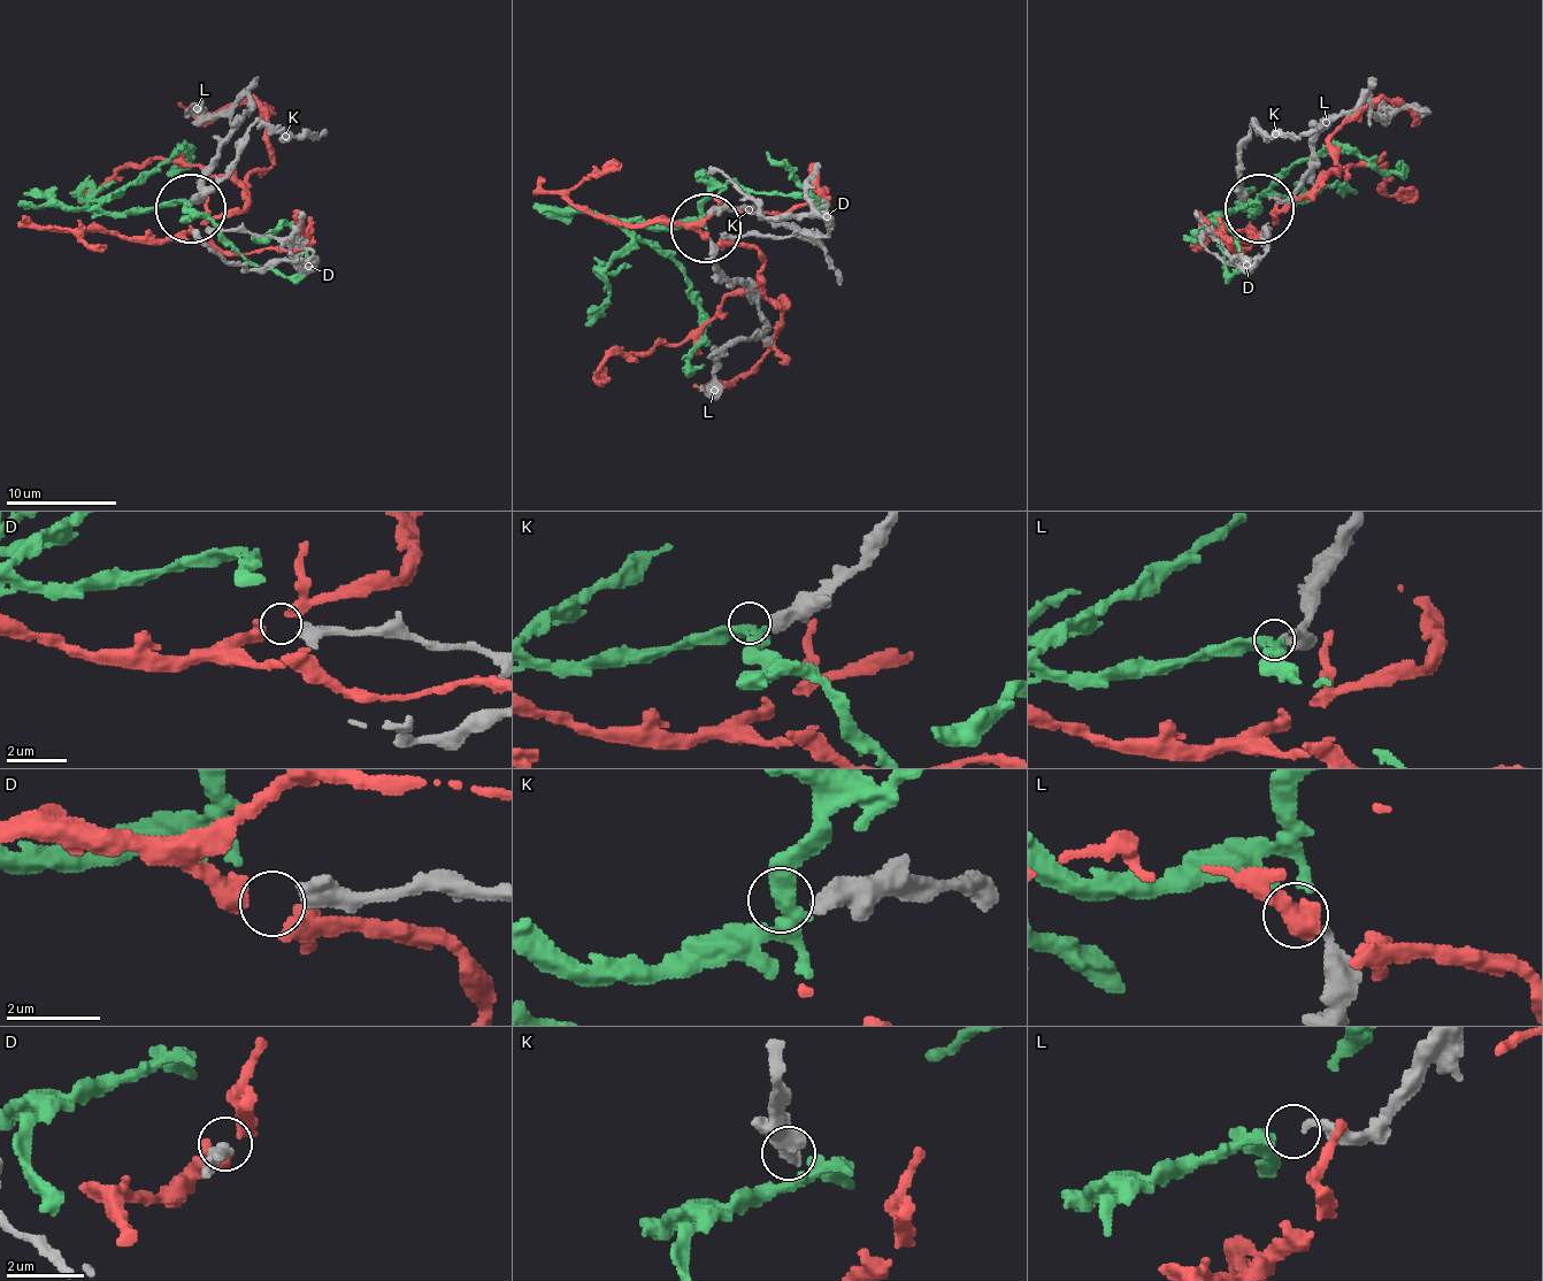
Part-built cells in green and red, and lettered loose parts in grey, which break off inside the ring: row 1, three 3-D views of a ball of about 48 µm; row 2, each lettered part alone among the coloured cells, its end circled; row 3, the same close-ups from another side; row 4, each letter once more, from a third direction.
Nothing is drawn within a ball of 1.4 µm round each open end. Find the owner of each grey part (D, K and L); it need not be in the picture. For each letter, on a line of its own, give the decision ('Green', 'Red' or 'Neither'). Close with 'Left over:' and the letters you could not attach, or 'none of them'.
D: Neither
K: Neither
L: Green
Left over: D, K

